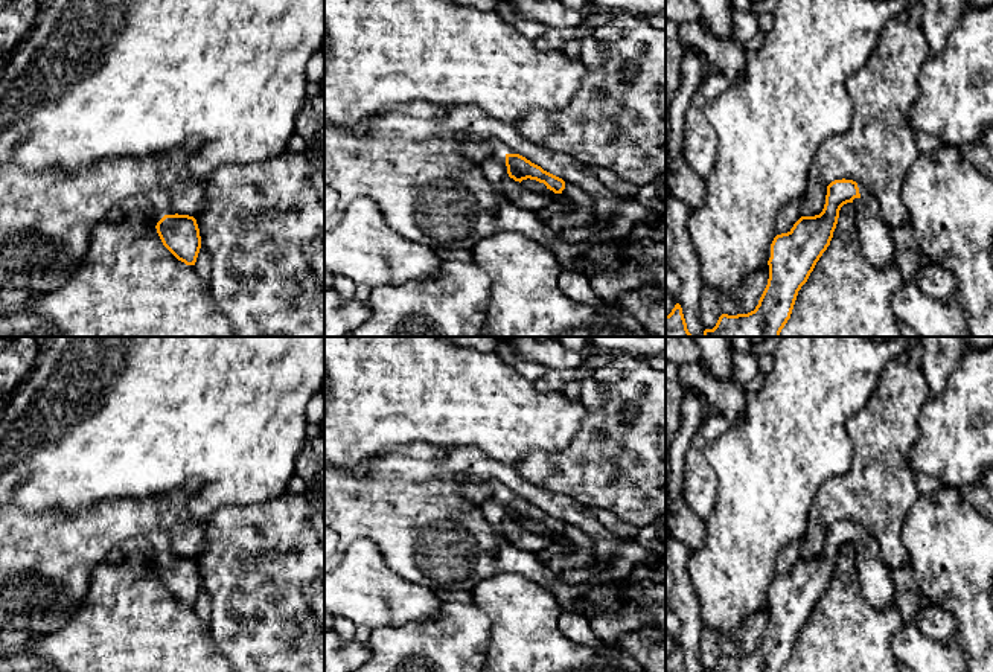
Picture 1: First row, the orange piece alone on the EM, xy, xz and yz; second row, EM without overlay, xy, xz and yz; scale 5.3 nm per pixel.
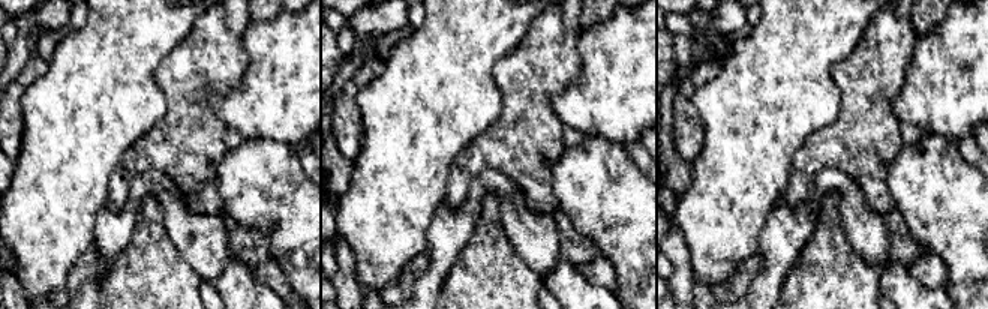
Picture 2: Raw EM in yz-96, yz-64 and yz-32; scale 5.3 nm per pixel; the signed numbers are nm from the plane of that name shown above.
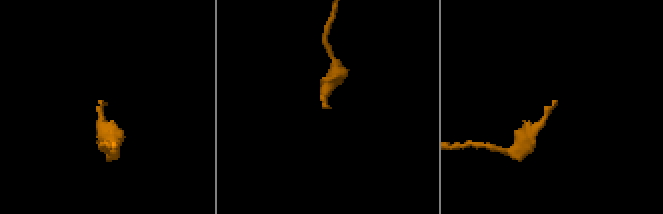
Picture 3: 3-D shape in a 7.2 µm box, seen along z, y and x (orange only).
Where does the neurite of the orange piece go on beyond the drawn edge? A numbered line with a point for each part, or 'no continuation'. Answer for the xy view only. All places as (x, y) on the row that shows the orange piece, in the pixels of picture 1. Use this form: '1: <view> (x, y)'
no continuation

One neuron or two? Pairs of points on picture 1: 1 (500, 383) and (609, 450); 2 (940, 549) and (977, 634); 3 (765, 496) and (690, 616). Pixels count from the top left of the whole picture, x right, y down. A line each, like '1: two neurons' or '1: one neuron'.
1: two neurons
2: one neuron
3: two neurons

